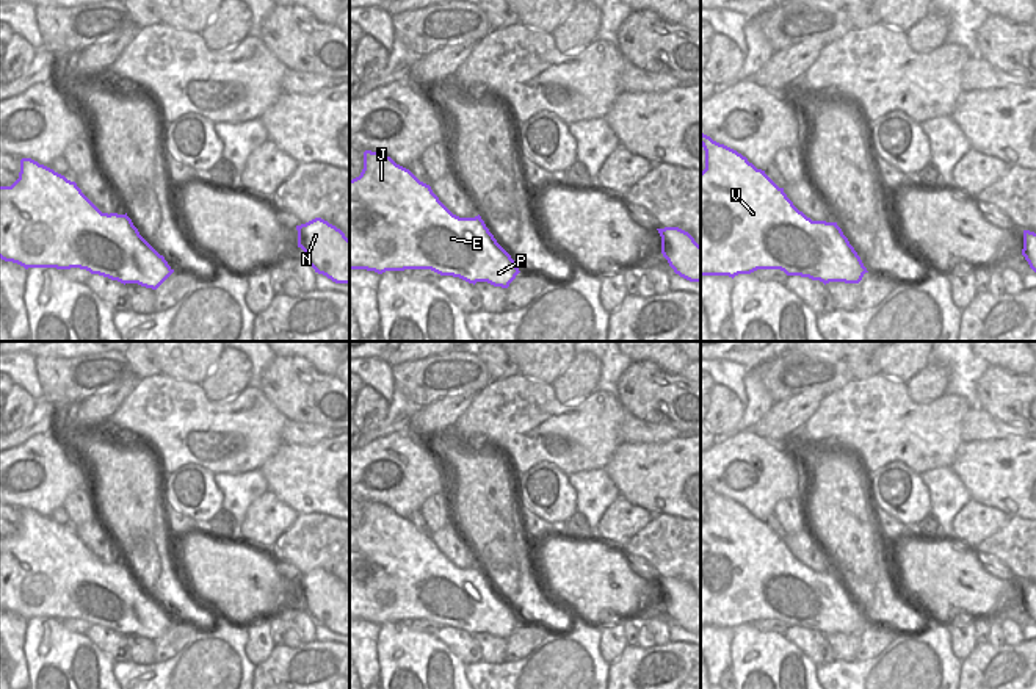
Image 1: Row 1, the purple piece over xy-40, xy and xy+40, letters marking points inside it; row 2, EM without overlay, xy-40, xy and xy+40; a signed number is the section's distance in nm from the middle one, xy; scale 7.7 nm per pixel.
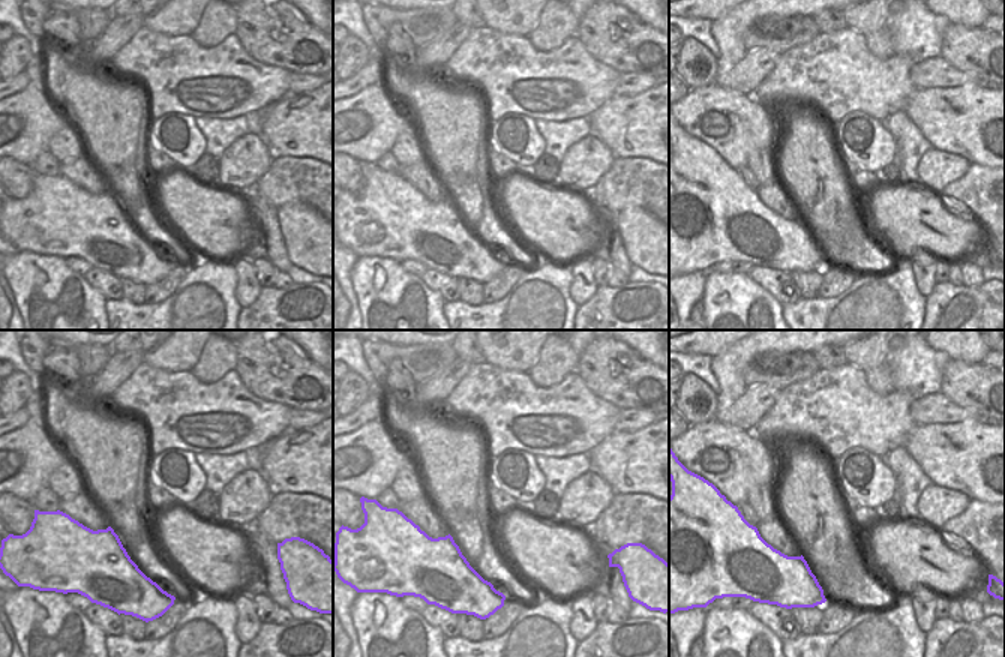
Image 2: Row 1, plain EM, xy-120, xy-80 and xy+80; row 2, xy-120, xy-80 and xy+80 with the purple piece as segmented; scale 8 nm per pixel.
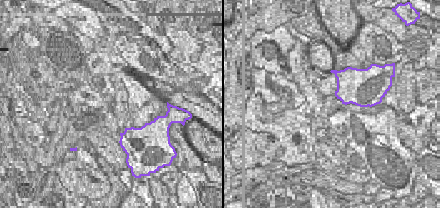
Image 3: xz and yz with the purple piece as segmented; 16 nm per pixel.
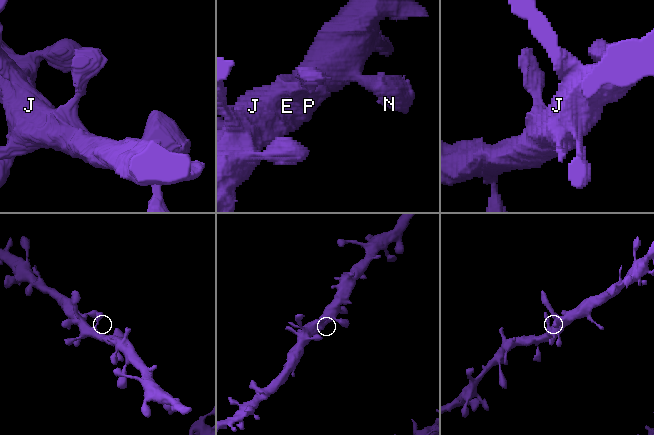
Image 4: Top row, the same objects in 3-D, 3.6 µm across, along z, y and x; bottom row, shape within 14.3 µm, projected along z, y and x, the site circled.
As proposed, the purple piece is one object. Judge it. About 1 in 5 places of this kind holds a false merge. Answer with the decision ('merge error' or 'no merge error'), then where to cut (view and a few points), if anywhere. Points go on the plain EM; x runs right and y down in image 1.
no merge error | no cut

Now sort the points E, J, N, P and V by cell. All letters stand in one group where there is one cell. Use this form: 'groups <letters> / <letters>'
groups E J N P V

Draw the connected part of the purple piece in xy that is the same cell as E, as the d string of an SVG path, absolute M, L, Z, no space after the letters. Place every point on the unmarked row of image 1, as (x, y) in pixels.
M364 503L364 520L350 531L350 620L386 622L431 620L469 634L487 633L508 639L520 623L497 593L481 567L453 565L409 520L381 503Z

